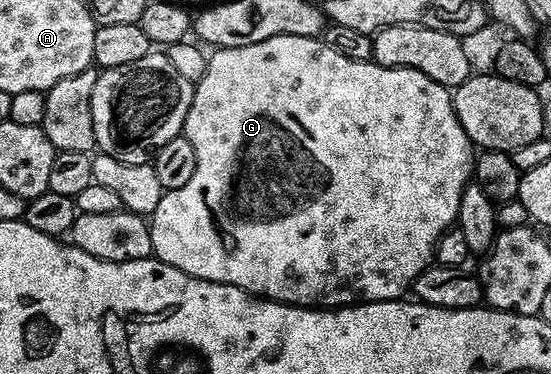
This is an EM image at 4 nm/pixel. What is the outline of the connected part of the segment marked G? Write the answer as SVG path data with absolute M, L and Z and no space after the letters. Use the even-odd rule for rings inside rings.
M280 35L279 37L271 37L267 41L259 41L255 45L222 47L214 50L212 54L208 56L209 64L203 73L203 77L193 88L191 109L185 118L183 134L185 138L191 141L191 149L195 149L195 173L191 176L191 181L187 181L187 185L183 185L183 189L171 189L164 192L159 205L153 210L152 216L148 220L153 255L163 260L167 265L171 265L191 277L235 285L251 295L271 299L274 303L288 303L291 307L336 309L358 303L382 303L388 299L401 299L404 296L404 291L408 292L412 288L414 281L419 277L419 273L426 271L434 262L437 243L441 240L442 235L456 224L463 189L471 182L473 174L475 145L467 137L463 125L459 125L459 117L453 108L453 96L450 88L439 85L439 81L431 81L431 77L427 77L427 73L419 73L415 69L384 67L372 61L368 63L351 61L351 57L343 57L343 53L335 53L335 49L331 49L331 45L327 45L324 38L321 37L312 39L311 37Z

